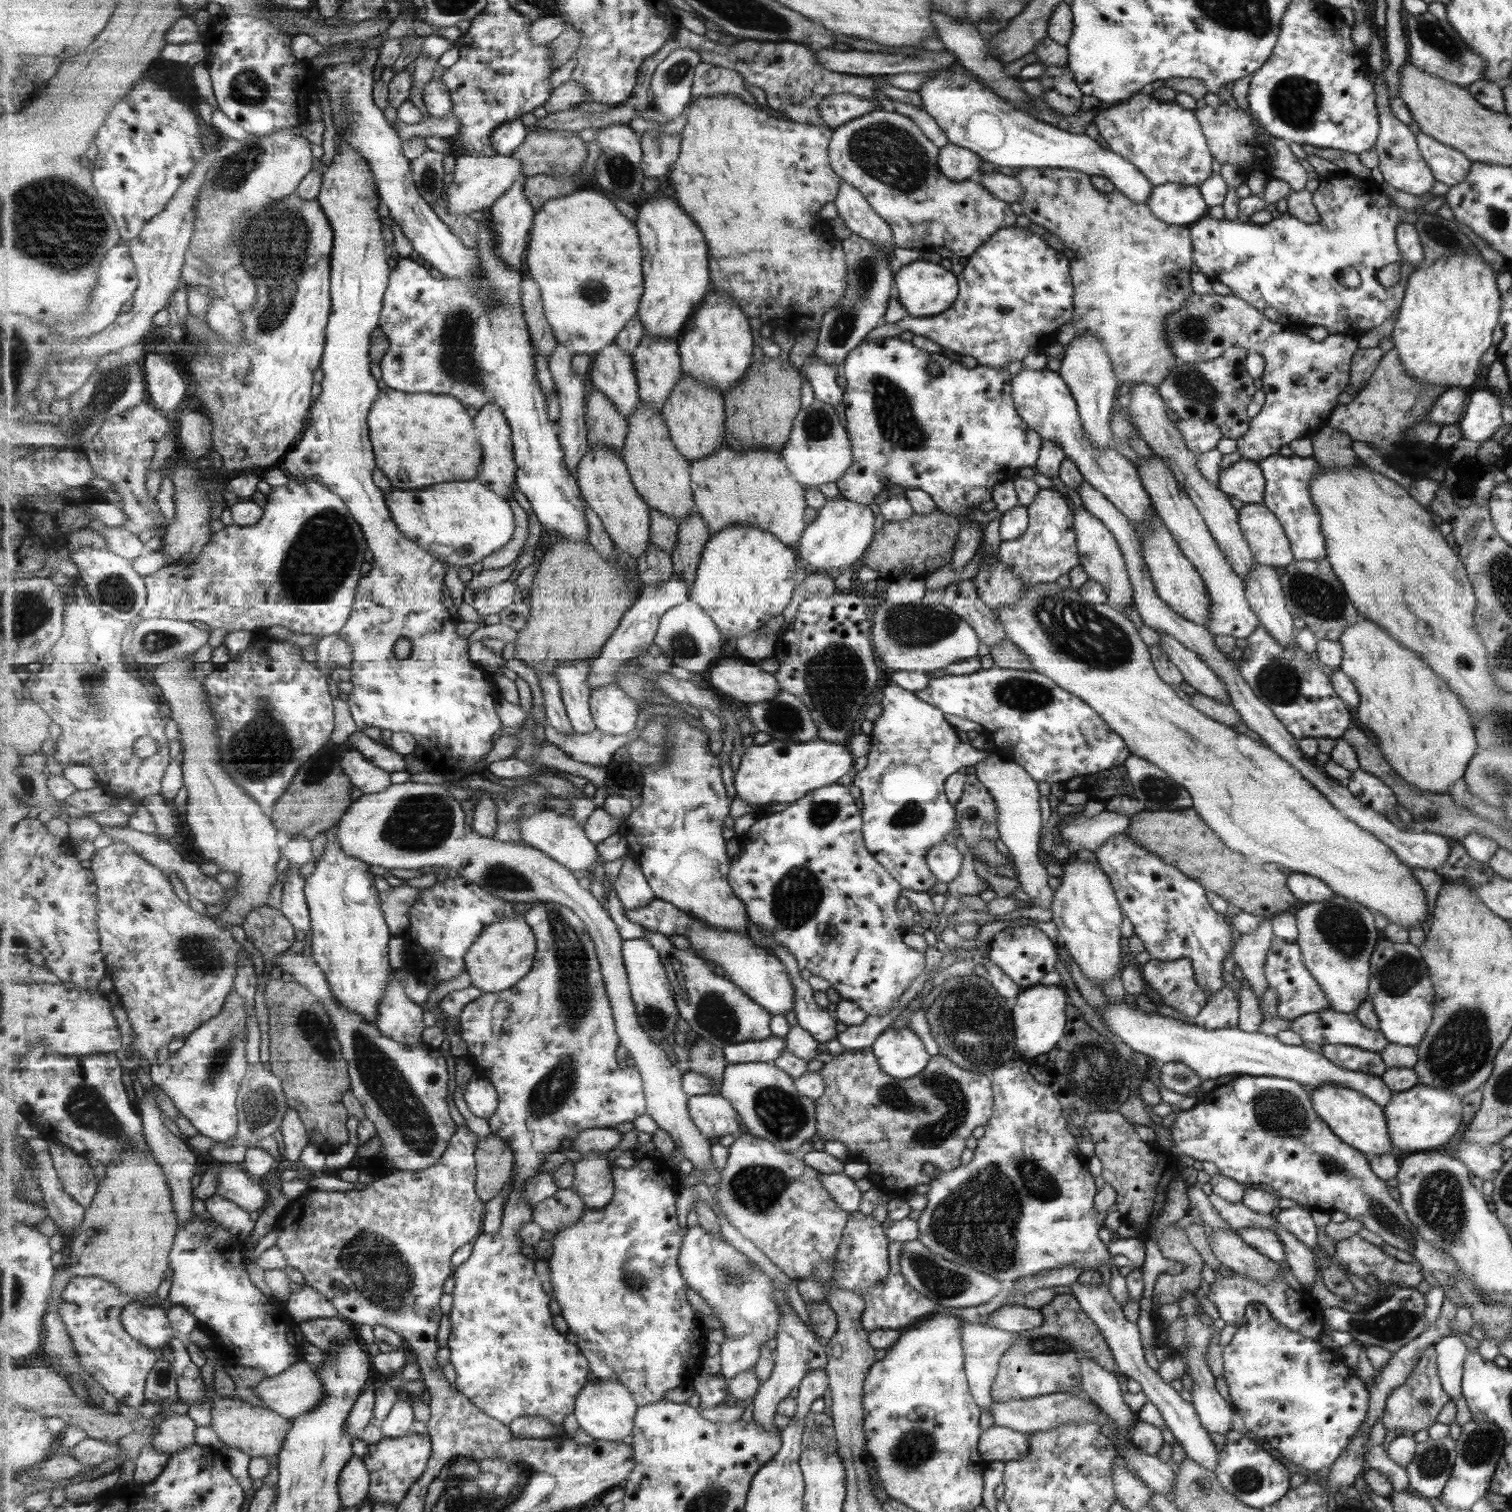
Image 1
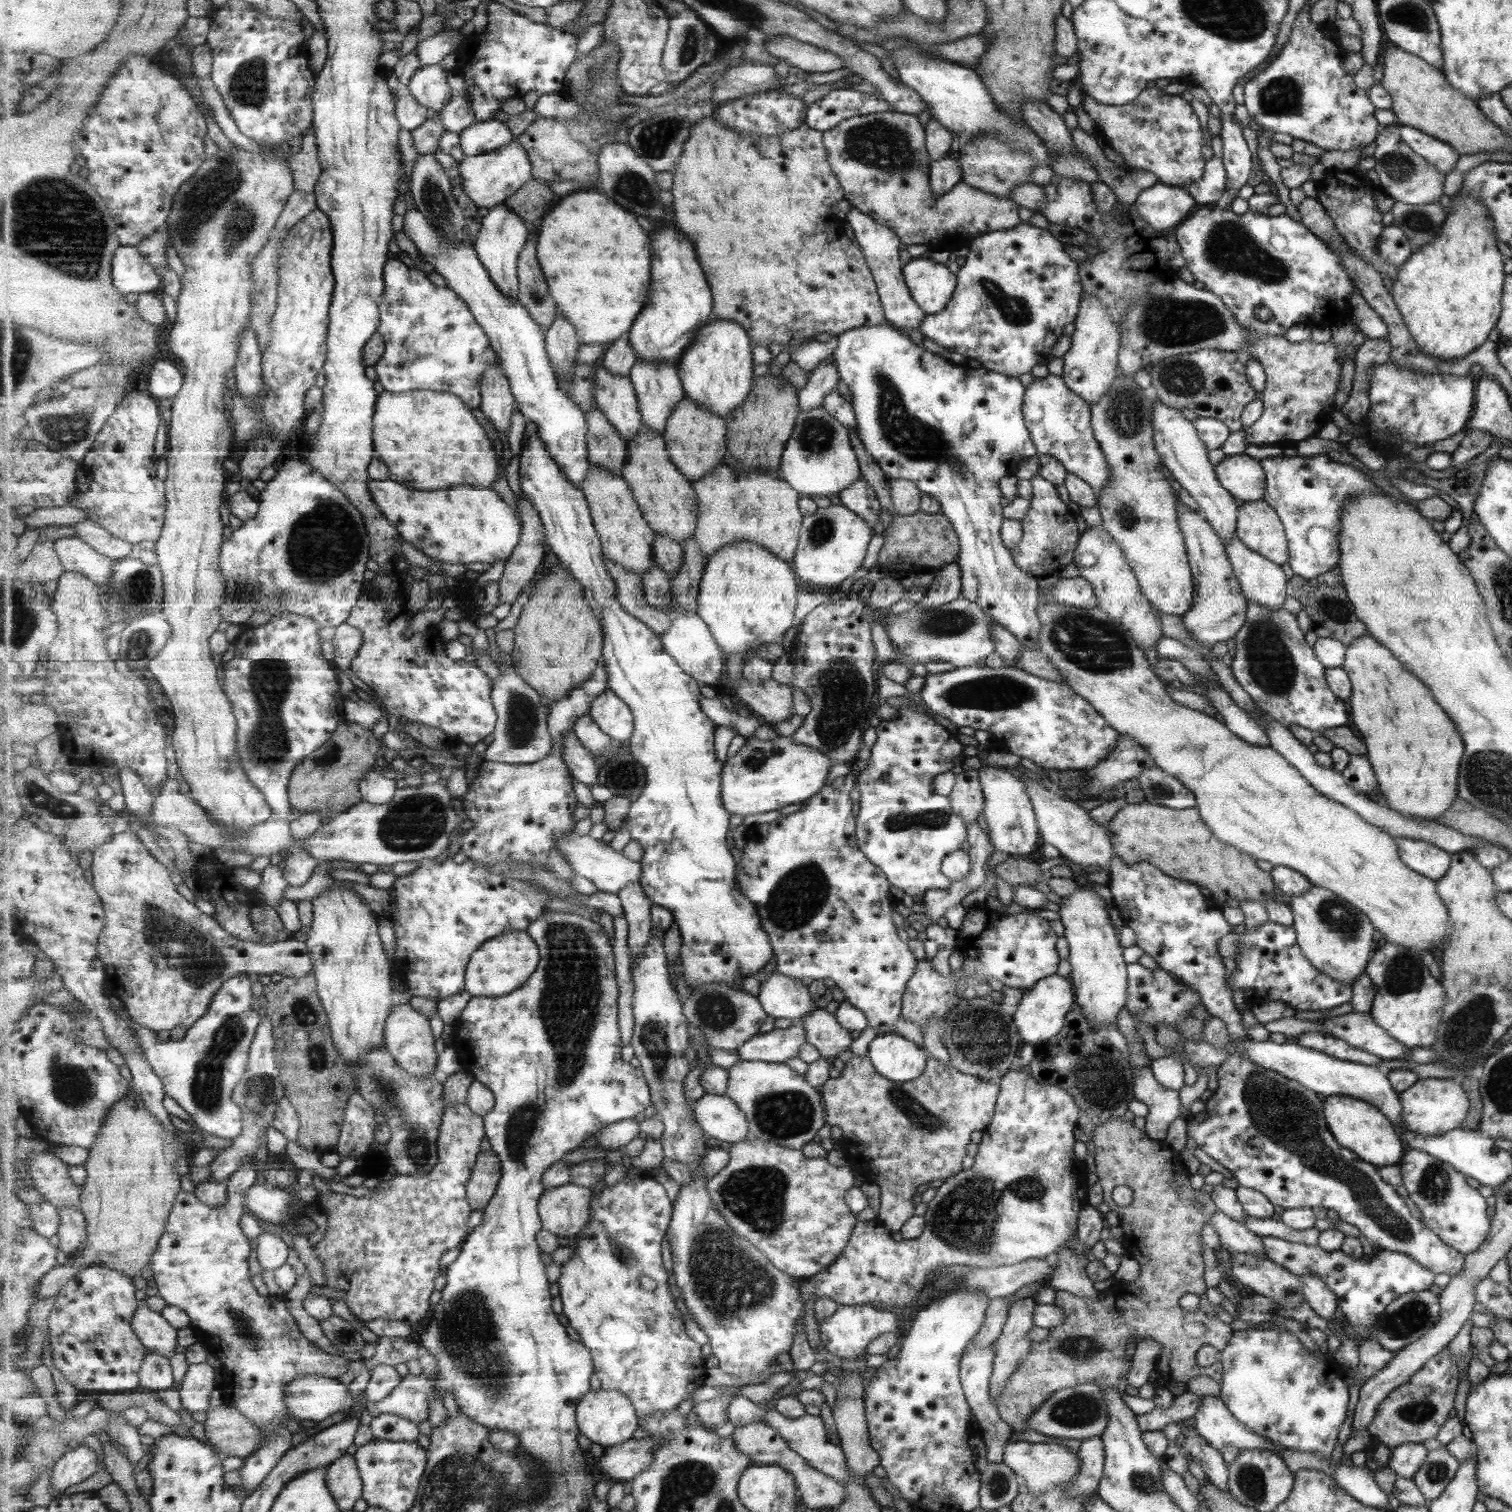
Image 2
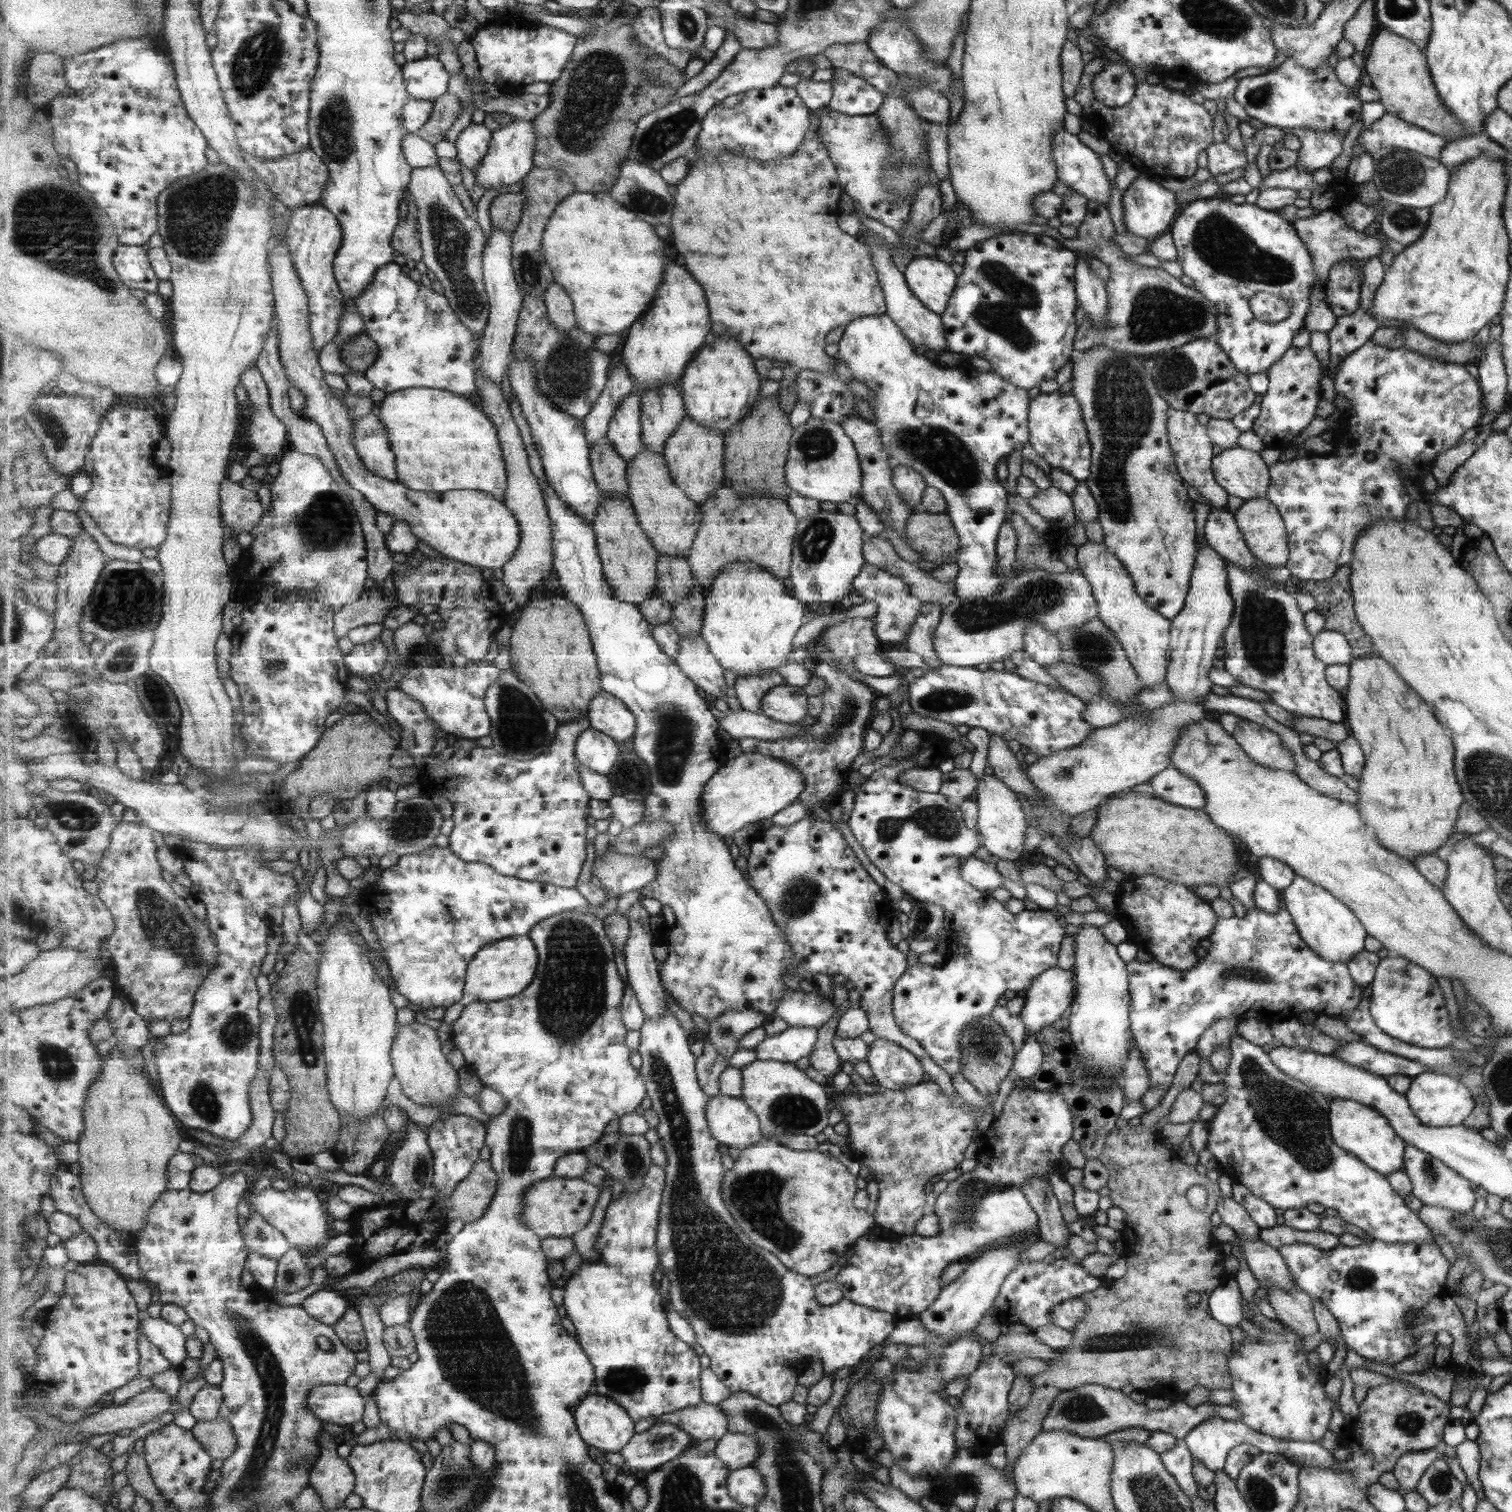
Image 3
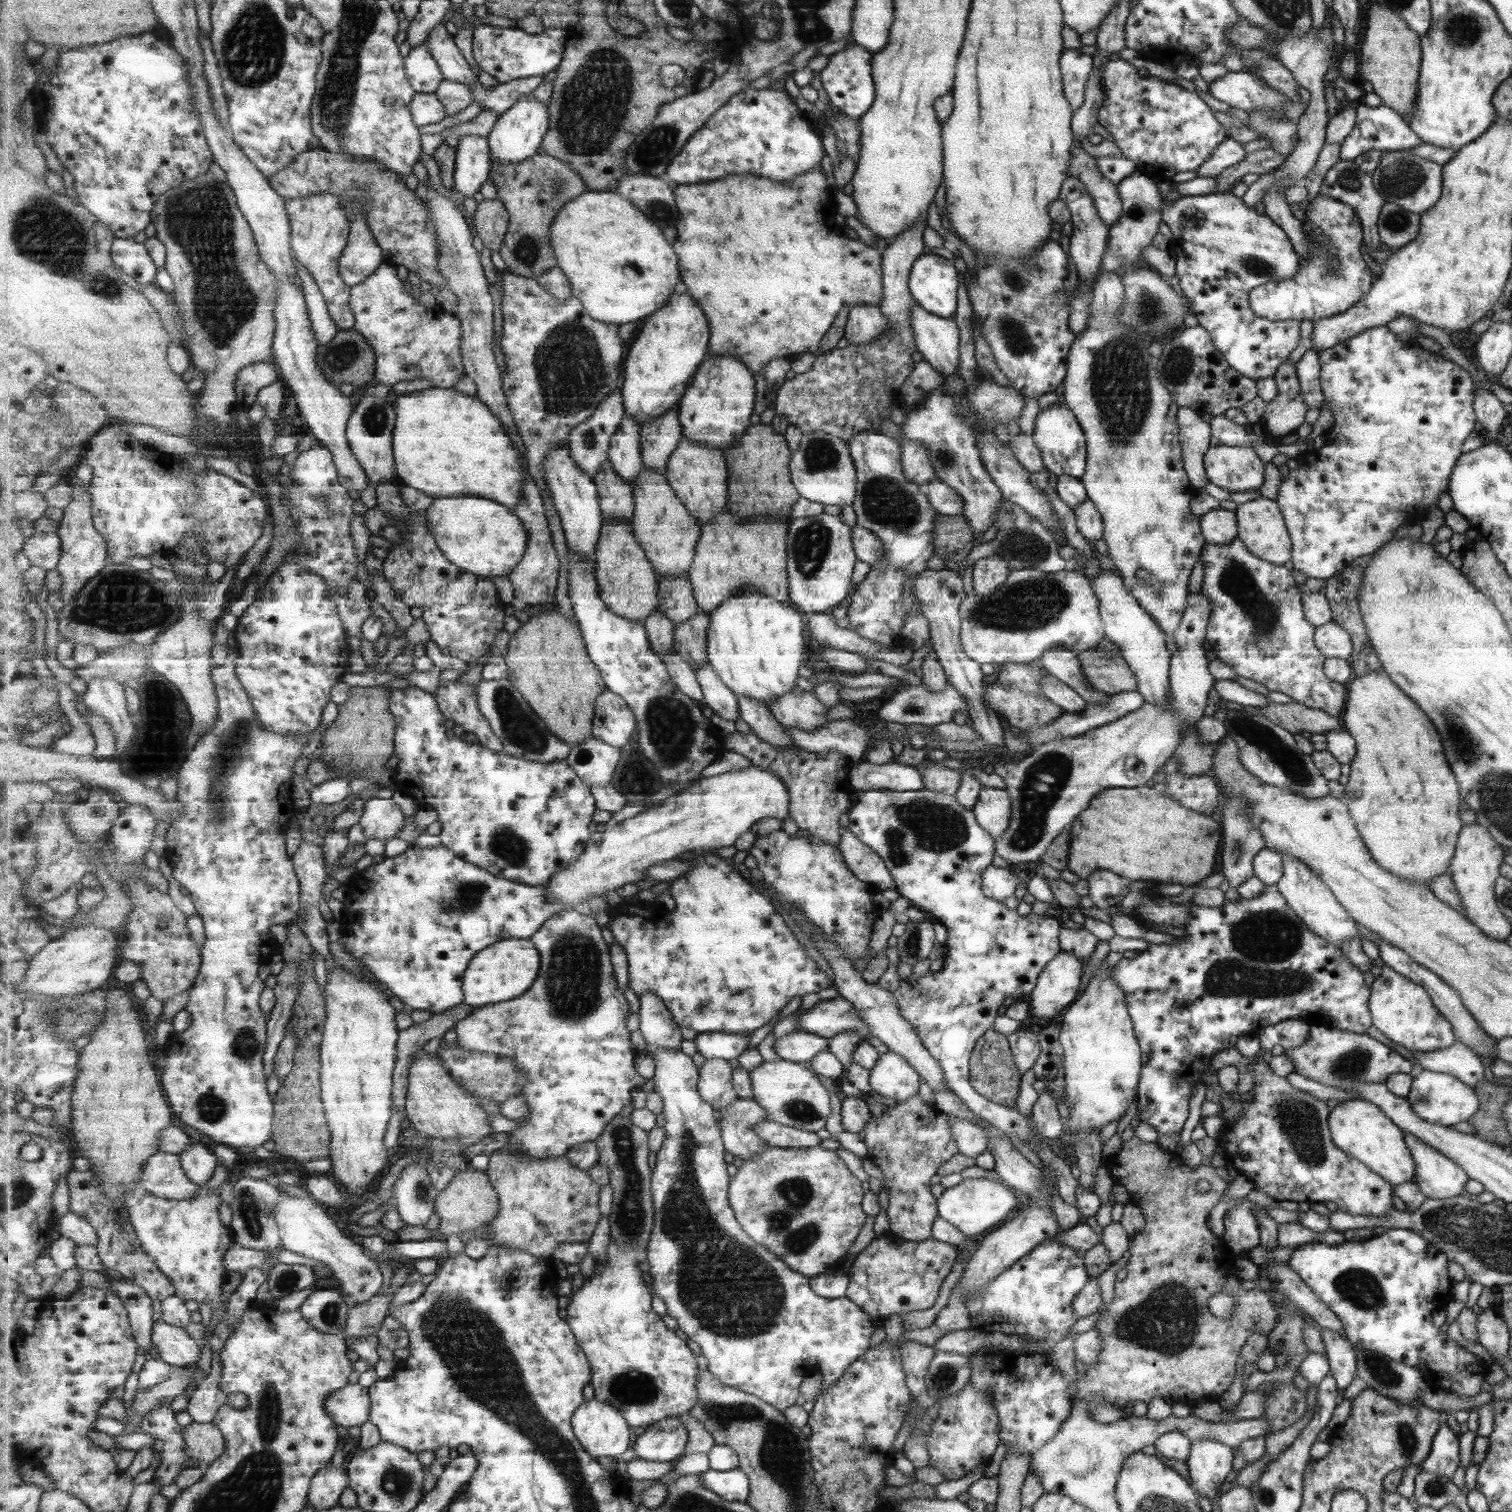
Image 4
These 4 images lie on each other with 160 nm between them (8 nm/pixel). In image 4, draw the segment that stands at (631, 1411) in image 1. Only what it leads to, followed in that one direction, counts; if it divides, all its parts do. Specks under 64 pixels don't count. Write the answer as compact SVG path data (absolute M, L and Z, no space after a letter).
M596 1398L586 1401L579 1407L573 1416L572 1425L583 1448L586 1448L586 1451L595 1458L603 1458L603 1456L615 1458L633 1448L635 1437L627 1418L623 1417L623 1414L613 1405Z

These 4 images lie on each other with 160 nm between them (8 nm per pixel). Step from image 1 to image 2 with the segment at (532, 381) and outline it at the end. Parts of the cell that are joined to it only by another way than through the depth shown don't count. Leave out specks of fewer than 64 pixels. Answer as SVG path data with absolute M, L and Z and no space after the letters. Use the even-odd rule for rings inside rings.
M399 257L387 261L384 269L386 287L378 304L381 311L378 333L385 339L386 351L374 366L377 380L385 391L395 394L422 390L450 392L464 400L471 409L480 409L484 372L491 365L502 368L502 364L485 329L477 323L468 304L449 286L433 284L427 273L407 266ZM538 431L525 440L525 444L523 444L521 452L521 461L519 465L520 486L525 496L540 512L540 517L542 518L543 524L546 528L547 542L550 546L550 550L559 558L559 561L568 568L568 571L583 585L586 601L591 605L592 610L594 610L594 613L598 616L598 619L602 624L604 632L602 658L603 662L605 662L605 667L607 667L609 689L615 692L615 694L619 696L619 699L622 699L634 712L635 726L634 735L631 739L631 752L645 767L646 773L648 774L648 783L646 784L645 791L639 800L631 804L625 821L631 827L632 838L639 842L645 850L644 856L641 860L644 871L641 875L640 883L643 885L644 891L647 893L649 900L654 902L654 904L663 905L665 908L671 909L676 923L679 924L683 938L681 955L682 976L684 977L686 984L690 988L697 988L700 984L716 982L717 984L723 984L729 988L734 988L735 990L743 990L743 984L741 984L741 982L743 982L745 978L755 976L757 972L763 970L769 962L773 962L774 958L776 958L776 954L773 944L771 944L769 936L767 936L768 932L763 926L762 916L759 914L758 906L755 904L755 901L752 901L748 896L745 896L740 891L738 882L735 880L735 876L738 874L738 863L737 860L735 860L735 856L731 854L731 848L729 848L729 842L727 842L727 834L729 834L729 816L731 814L727 809L725 809L725 803L723 803L722 772L724 769L724 762L719 760L716 752L716 732L719 727L714 724L713 720L707 716L704 708L701 707L701 700L699 700L701 699L701 688L699 688L699 684L697 684L698 681L694 680L689 673L685 673L681 666L679 666L678 661L675 660L675 657L666 652L666 648L662 643L662 638L656 632L653 632L653 630L651 630L651 628L649 628L642 620L639 620L639 617L633 616L630 612L627 612L627 609L618 599L618 584L615 582L610 570L607 568L602 549L602 540L600 539L598 530L596 529L590 504L586 499L584 491L579 490L574 484L571 484L571 481L564 475L562 468L557 464L557 462L555 462L555 460L553 460L551 453L547 451L547 446L543 440L541 440Z

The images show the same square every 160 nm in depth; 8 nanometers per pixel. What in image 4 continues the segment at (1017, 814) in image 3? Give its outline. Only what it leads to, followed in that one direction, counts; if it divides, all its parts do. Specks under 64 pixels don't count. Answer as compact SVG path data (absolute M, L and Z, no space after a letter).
M983 787L970 811L977 824L995 840L1010 822L1010 807L1009 796L1003 790Z

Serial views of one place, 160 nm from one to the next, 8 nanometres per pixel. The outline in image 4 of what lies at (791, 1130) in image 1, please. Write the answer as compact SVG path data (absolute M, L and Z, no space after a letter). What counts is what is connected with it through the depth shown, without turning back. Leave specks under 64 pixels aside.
M788 1060L764 1061L750 1072L754 1099L769 1113L769 1121L775 1121L785 1126L792 1126L807 1132L824 1128L829 1110L829 1091L821 1086L813 1072L809 1072L804 1063Z

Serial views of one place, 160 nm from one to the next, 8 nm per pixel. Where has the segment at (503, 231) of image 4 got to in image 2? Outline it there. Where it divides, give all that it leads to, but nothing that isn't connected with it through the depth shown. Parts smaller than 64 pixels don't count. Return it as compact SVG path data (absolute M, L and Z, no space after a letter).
M533 178L504 204L509 211L519 215L529 226L539 226L560 198L547 186L545 181Z

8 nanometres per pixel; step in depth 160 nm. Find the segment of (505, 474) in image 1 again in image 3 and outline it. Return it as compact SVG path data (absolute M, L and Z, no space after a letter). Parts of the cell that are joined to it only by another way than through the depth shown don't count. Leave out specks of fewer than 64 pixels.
M492 228L487 238L484 254L484 279L490 298L490 320L482 340L481 356L485 374L497 384L501 384L503 374L513 359L512 344L523 310L524 293L519 291L515 269L513 268L513 233L505 233L502 228Z

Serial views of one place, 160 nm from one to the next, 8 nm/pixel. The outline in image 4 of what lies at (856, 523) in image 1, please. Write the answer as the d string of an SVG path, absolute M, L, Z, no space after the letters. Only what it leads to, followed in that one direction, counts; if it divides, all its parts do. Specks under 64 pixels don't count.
M822 512L812 517L791 519L788 532L790 602L804 616L829 613L853 587L850 576L855 559L850 528L841 523L837 515Z

